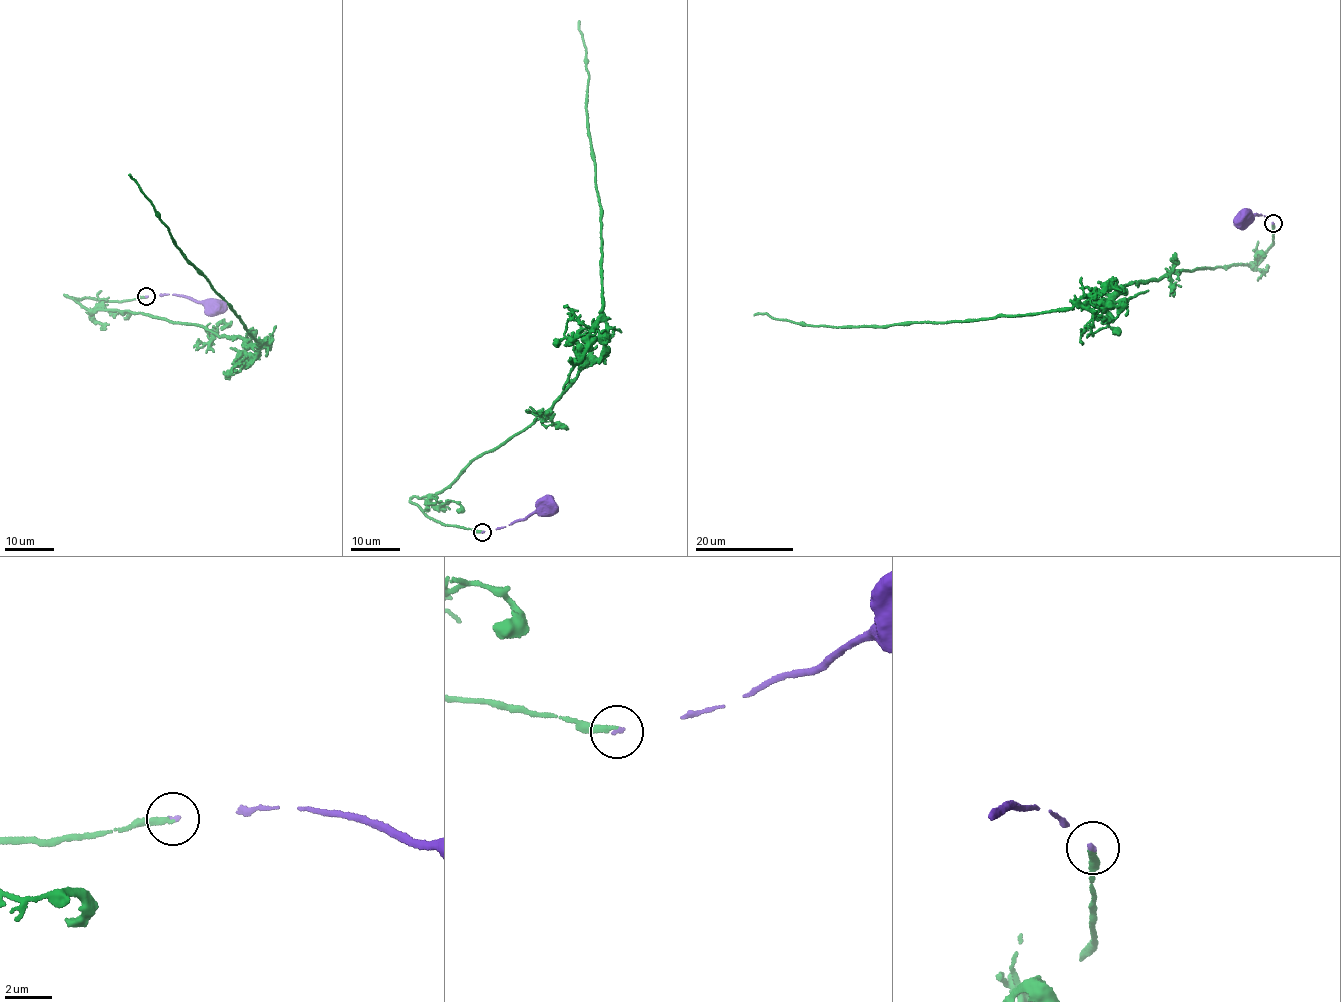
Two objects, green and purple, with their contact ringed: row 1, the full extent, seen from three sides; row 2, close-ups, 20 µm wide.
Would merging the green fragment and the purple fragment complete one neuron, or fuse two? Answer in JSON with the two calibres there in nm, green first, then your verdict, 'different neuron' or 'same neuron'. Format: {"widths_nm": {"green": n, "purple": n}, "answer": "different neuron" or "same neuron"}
{"widths_nm": {"green": 240, "purple": 130}, "answer": "same neuron"}

